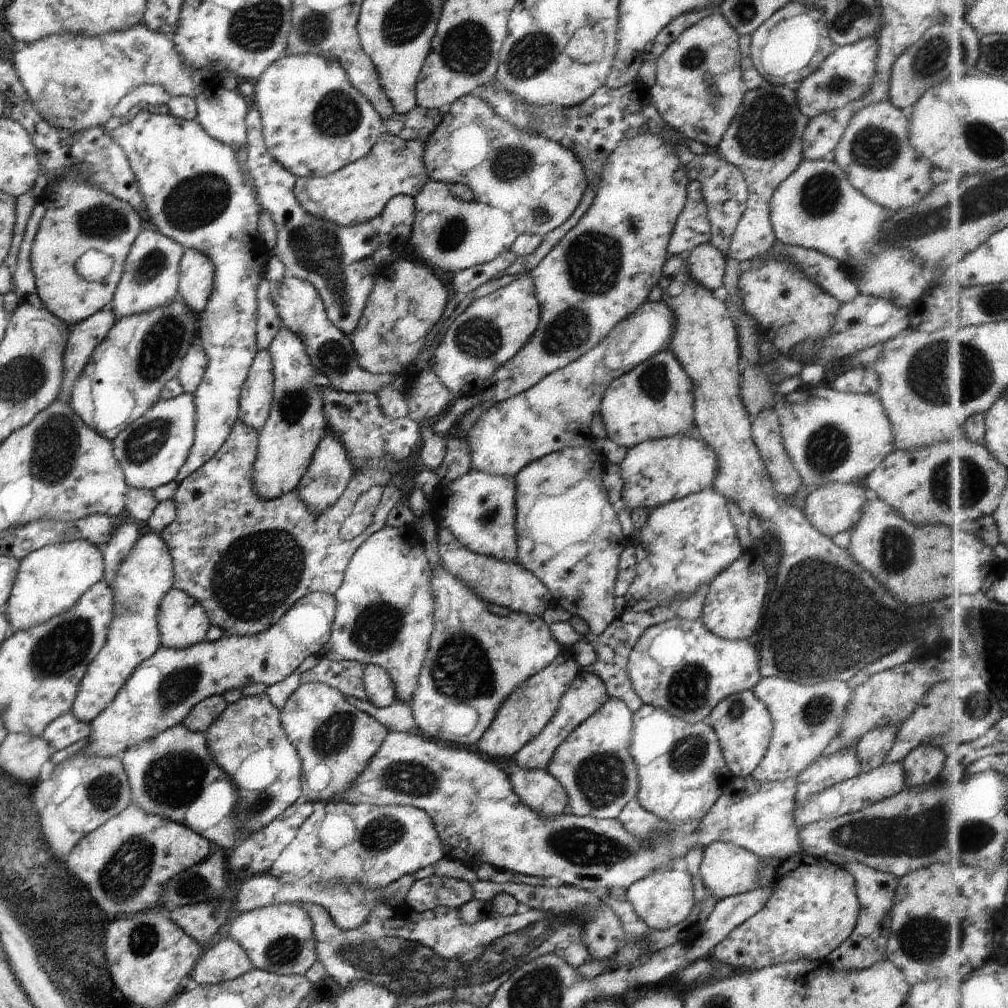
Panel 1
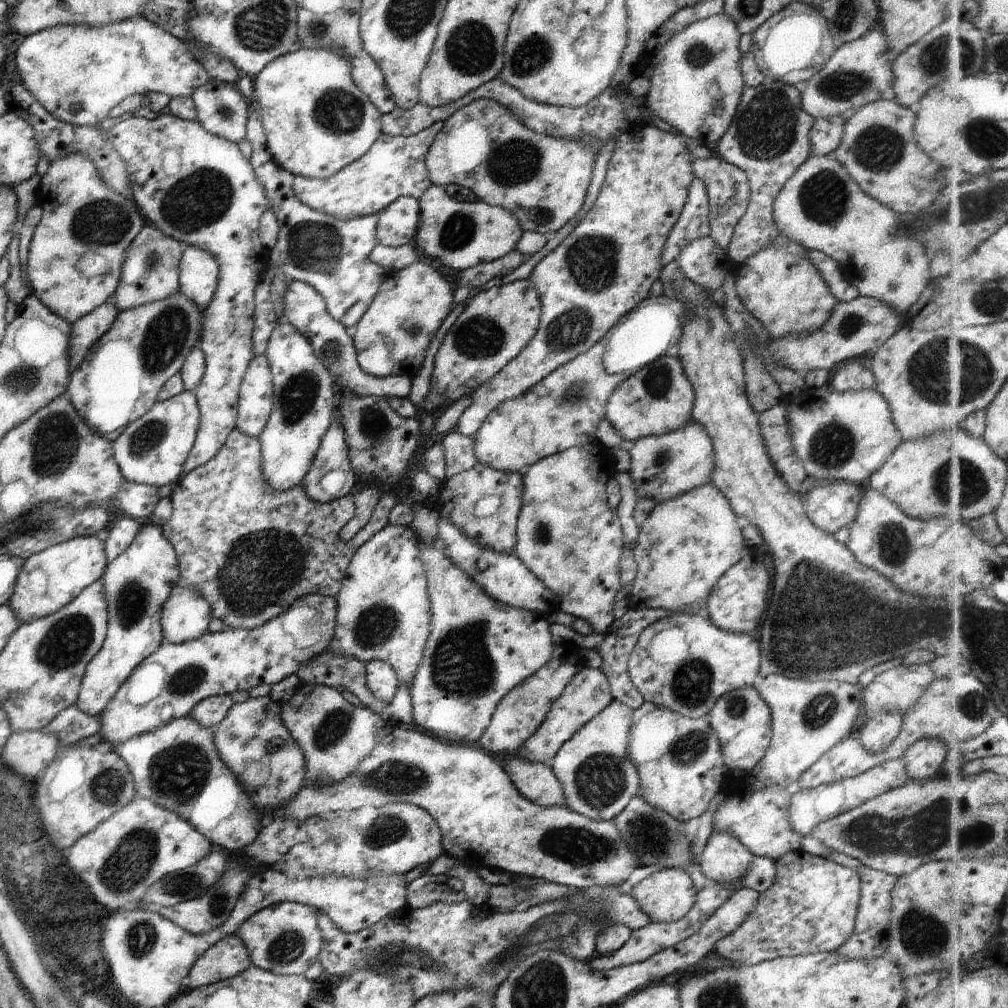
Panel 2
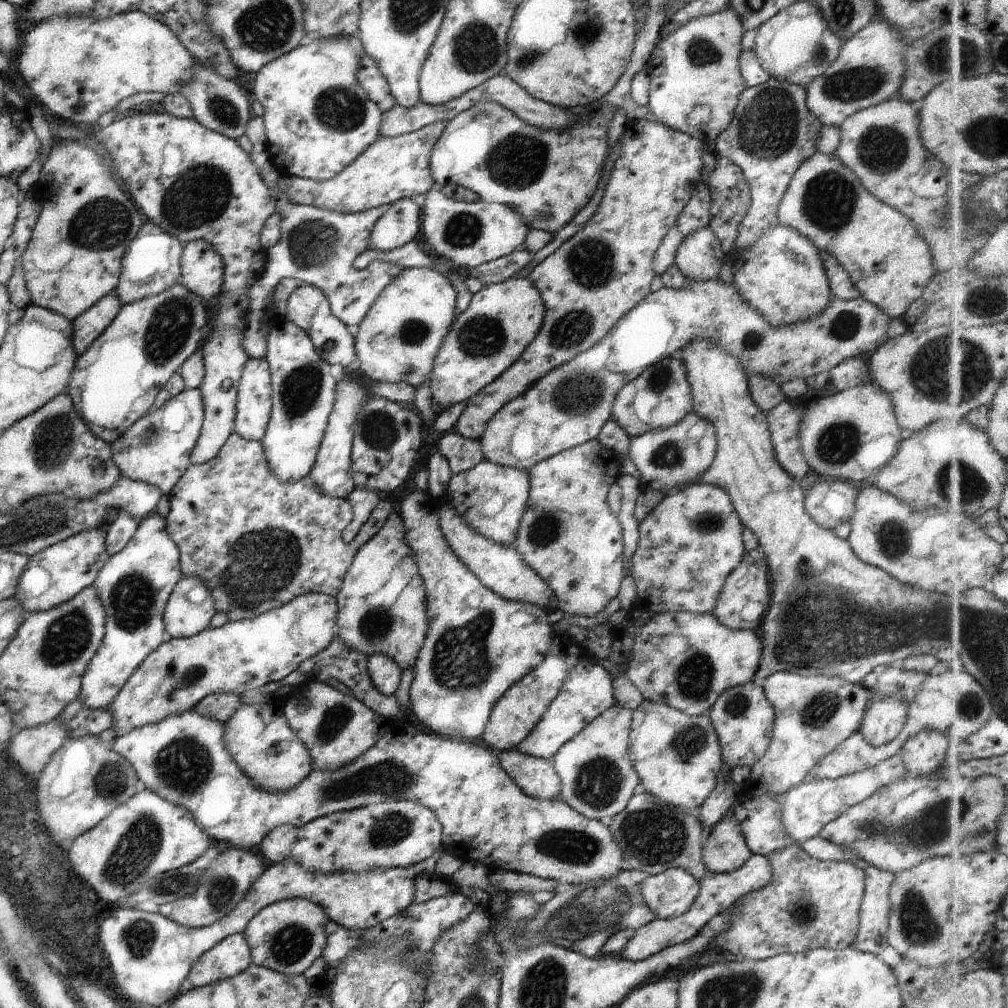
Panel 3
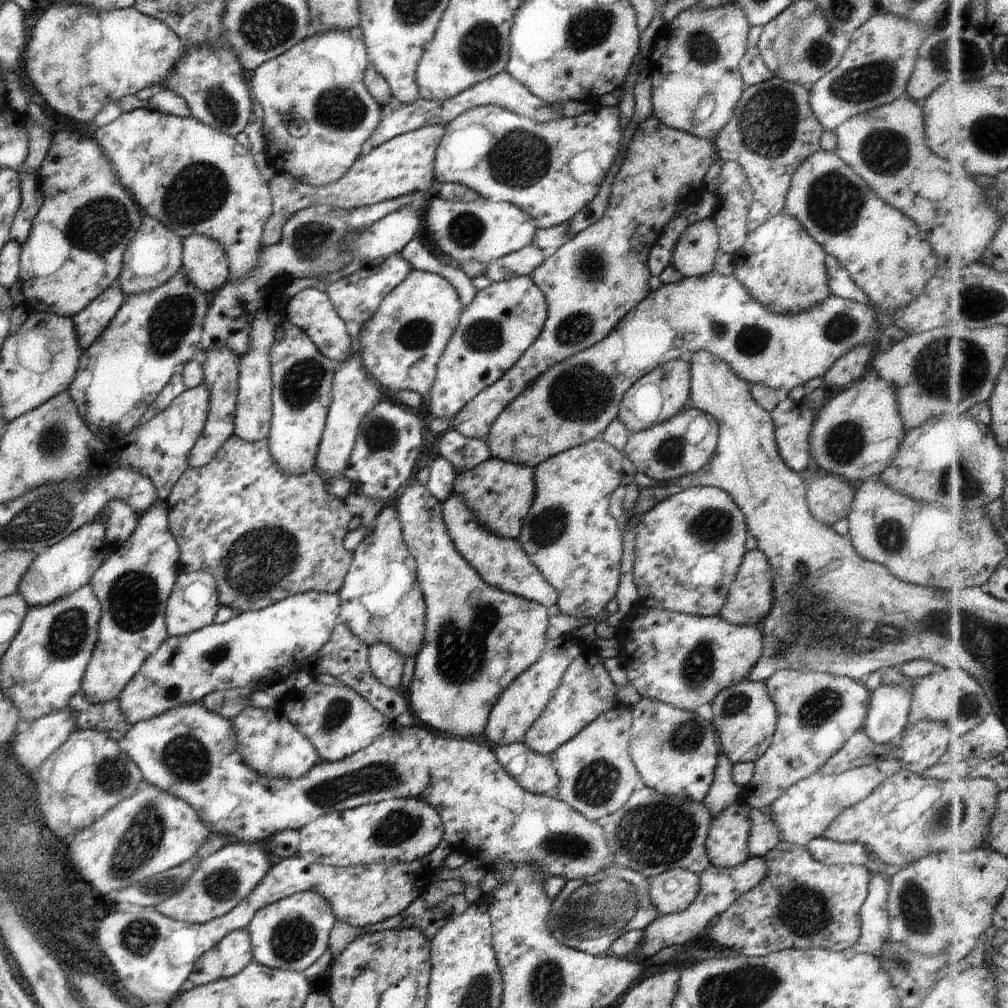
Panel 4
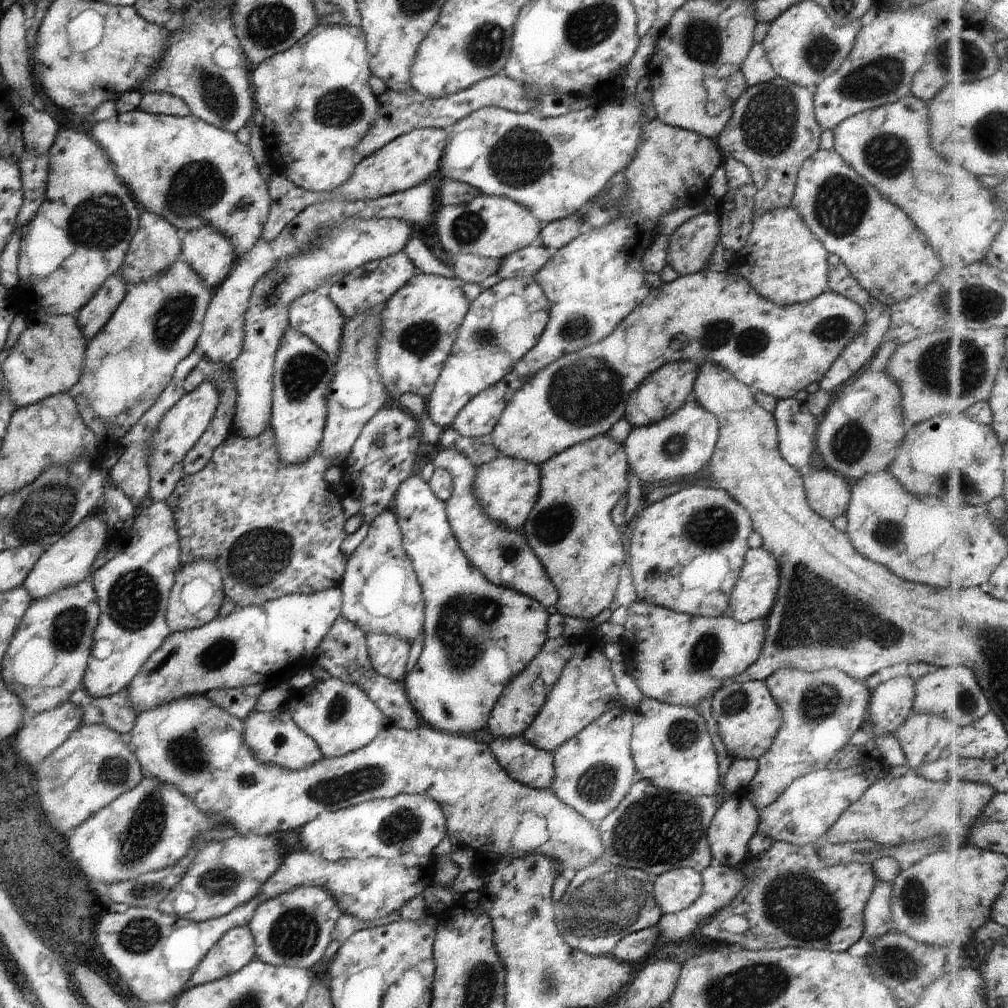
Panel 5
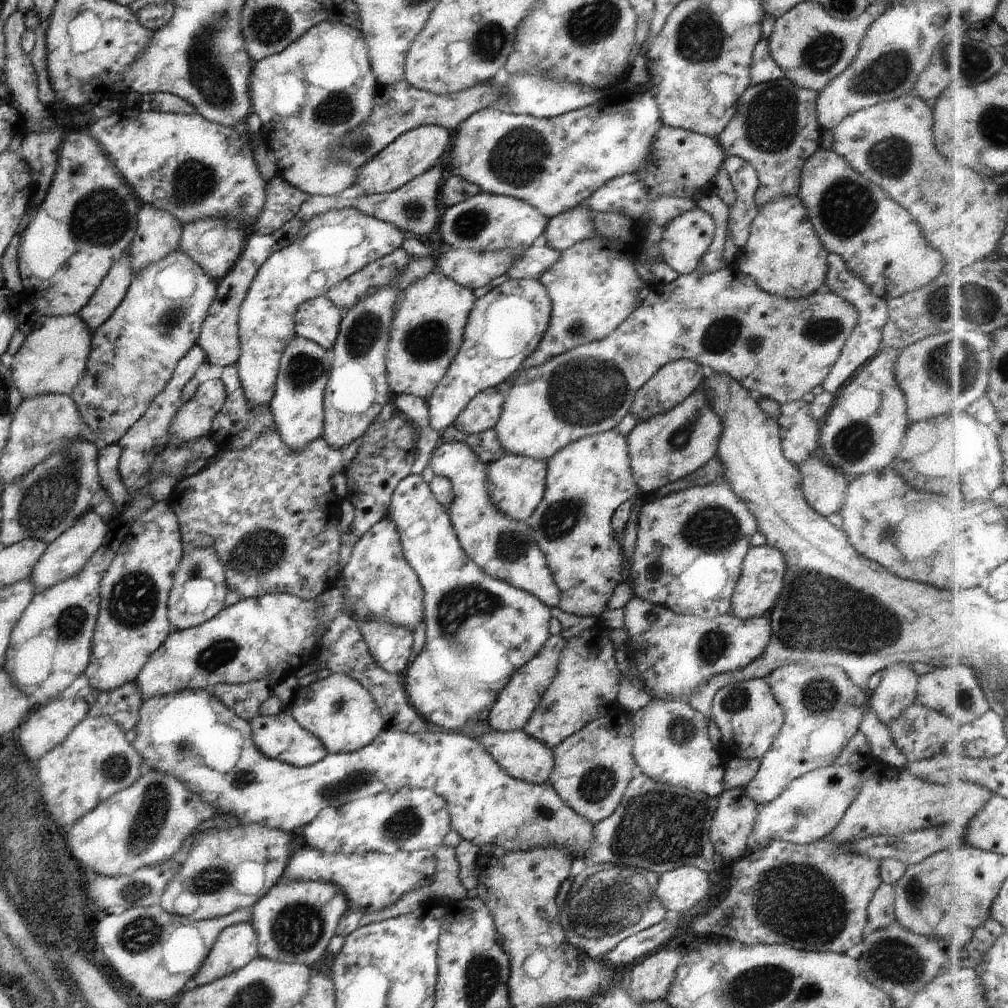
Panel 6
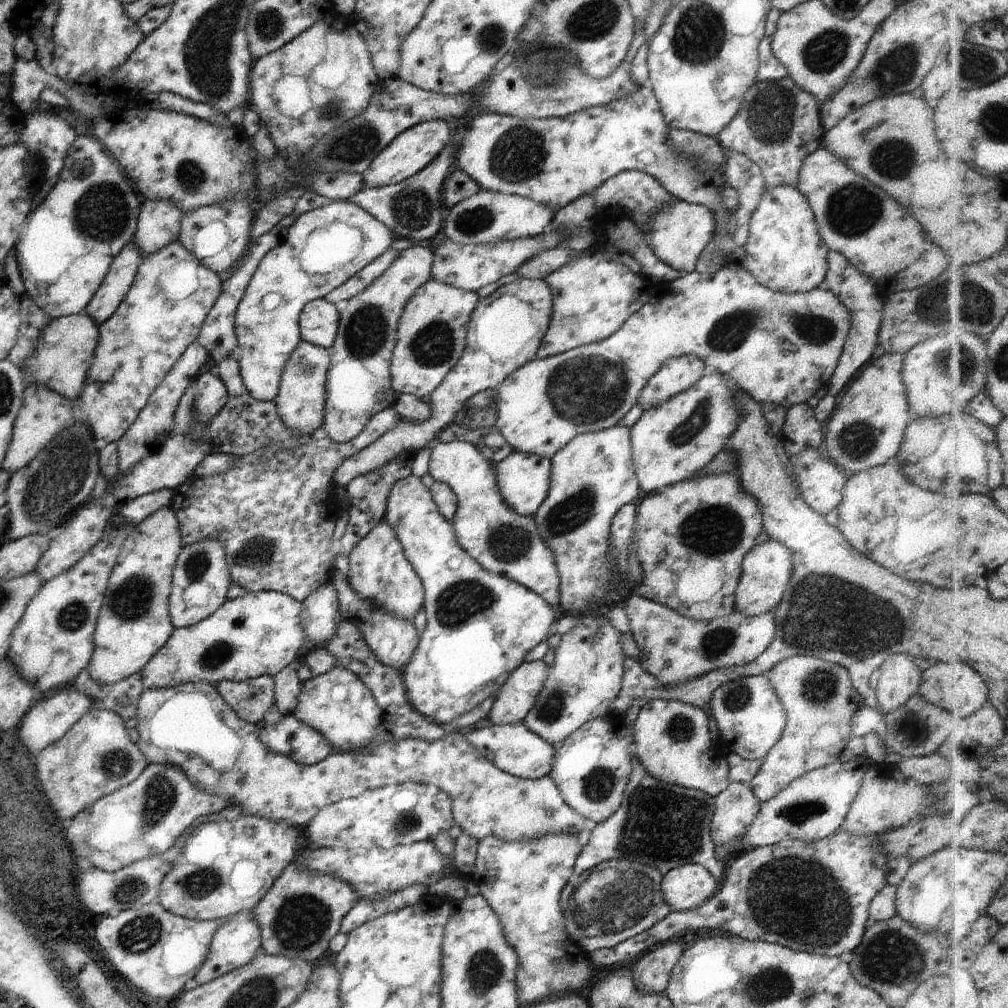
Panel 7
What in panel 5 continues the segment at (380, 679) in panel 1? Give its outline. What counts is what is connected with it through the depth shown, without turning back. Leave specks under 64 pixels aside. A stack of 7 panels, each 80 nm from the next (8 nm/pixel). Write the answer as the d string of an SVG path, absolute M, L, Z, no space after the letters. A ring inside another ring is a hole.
M369 632L365 635L372 666L382 676L402 681L409 657L410 643L387 633Z

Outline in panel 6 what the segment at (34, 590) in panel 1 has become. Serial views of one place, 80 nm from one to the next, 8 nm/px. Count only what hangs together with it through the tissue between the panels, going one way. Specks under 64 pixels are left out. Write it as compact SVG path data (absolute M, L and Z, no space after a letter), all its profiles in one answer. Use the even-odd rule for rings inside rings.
M90 509L68 528L66 532L63 532L56 540L47 544L44 554L40 556L28 578L34 585L35 594L52 588L60 581L76 577L90 560L90 557L105 542L107 531L103 527L104 523L101 516L95 513L93 509Z

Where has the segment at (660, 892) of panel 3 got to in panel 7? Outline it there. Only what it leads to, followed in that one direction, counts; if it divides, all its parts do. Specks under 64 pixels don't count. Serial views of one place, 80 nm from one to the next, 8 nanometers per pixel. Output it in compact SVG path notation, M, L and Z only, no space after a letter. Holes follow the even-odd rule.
M696 863L681 865L663 874L661 890L674 911L687 911L700 906L718 886L717 880Z

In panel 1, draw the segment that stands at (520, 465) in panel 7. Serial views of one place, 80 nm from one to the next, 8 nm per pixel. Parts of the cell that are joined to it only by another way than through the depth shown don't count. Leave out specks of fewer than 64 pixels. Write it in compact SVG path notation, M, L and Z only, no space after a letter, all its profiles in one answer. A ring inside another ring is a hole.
M470 469L464 476L450 482L438 498L433 499L432 517L440 529L448 529L460 544L476 554L493 559L518 562L515 535L516 503L515 477L486 474Z

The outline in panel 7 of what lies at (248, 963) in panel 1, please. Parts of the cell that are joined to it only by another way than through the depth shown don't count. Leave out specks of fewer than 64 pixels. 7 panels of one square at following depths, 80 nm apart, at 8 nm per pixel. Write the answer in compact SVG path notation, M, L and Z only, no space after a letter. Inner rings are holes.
M240 912L234 915L226 924L223 924L213 936L207 960L199 966L194 980L198 985L211 983L212 980L229 973L235 968L243 967L252 962L257 950L261 947L261 932L258 923L251 912Z

